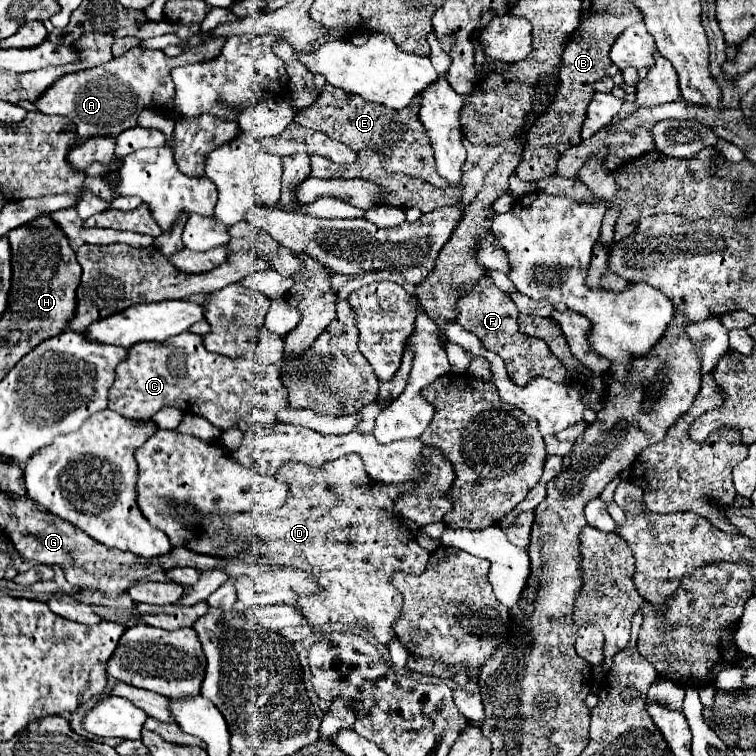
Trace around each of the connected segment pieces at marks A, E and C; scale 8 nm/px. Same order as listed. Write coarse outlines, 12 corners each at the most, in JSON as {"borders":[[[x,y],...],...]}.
{"borders":[[[226,38],[169,58],[131,48],[53,82],[33,104],[81,138],[121,134],[163,108],[171,68],[215,58]],[[327,84],[301,126],[437,188],[419,98],[403,110]],[[199,334],[129,348],[109,408],[165,406],[221,432],[289,406],[281,364],[207,352]]]}

